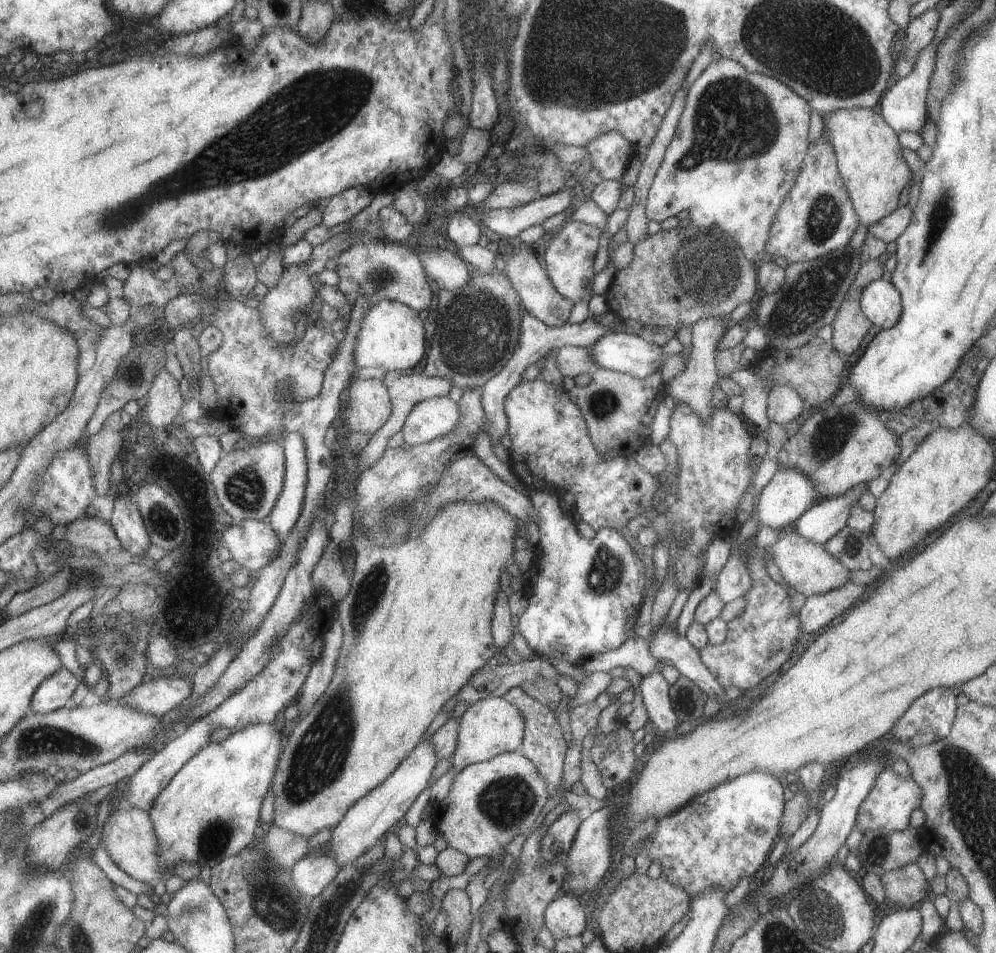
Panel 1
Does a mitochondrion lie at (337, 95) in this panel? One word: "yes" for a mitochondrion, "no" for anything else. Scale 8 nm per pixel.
yes

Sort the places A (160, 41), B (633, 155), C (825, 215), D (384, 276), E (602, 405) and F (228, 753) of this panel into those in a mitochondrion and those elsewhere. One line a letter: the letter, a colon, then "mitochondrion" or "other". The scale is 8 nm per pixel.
A: other
B: other
C: mitochondrion
D: mitochondrion
E: mitochondrion
F: other

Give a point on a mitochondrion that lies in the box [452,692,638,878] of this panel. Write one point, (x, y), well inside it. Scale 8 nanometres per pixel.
(507, 802)

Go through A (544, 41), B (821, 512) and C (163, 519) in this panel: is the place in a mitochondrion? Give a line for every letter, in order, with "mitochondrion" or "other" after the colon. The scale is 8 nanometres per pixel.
A: mitochondrion
B: other
C: mitochondrion

